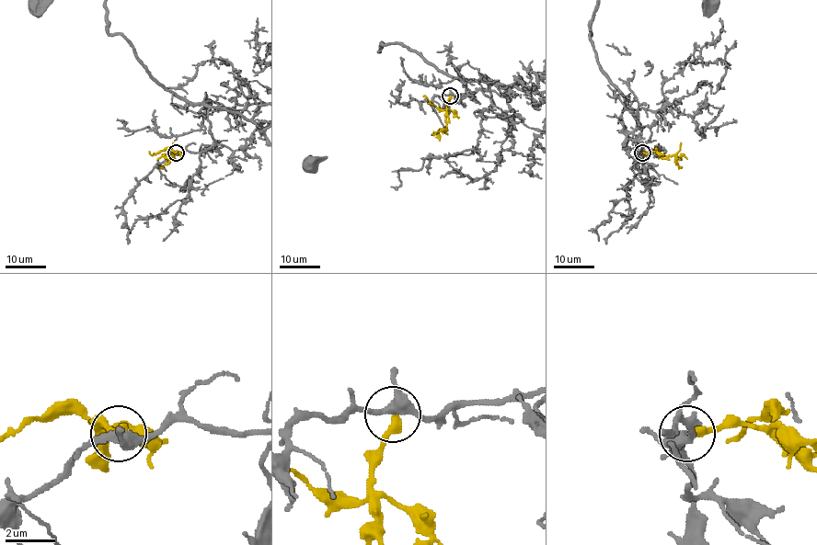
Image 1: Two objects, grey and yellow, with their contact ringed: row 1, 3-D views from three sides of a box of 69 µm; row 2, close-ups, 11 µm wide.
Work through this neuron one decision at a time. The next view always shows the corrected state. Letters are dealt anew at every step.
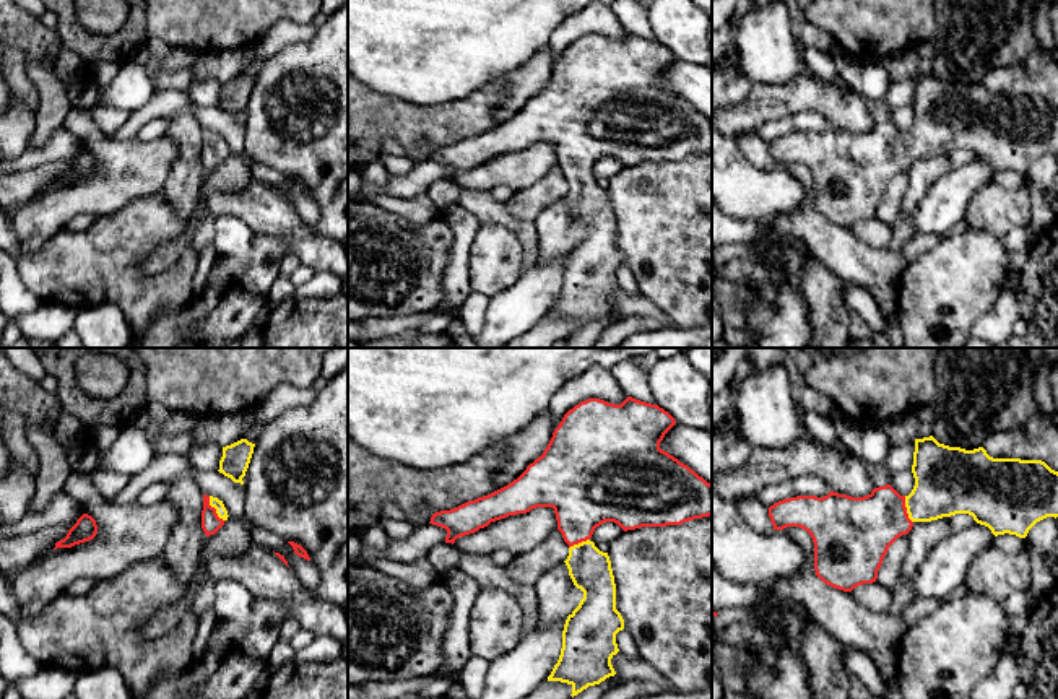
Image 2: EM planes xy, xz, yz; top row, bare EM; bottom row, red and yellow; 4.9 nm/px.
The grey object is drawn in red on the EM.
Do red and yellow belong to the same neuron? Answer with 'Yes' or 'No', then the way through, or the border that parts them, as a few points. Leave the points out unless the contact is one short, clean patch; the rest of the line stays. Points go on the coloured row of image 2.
Yes. Path across: xy (210, 522), (215, 509), (215, 503)

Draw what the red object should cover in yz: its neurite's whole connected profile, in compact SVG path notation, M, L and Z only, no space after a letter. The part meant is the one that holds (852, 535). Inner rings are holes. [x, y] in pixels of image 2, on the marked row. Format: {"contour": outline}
{"contour": "M930 436L915 439L912 473L915 486L908 496L900 496L891 484L874 488L863 497L834 491L824 497L796 496L770 506L769 517L774 530L806 530L814 543L816 575L843 592L876 582L889 546L907 535L915 522L969 514L995 536L1009 533L1025 538L1037 522L1058 517L1058 471L1042 460L993 458L983 447L949 447Z"}

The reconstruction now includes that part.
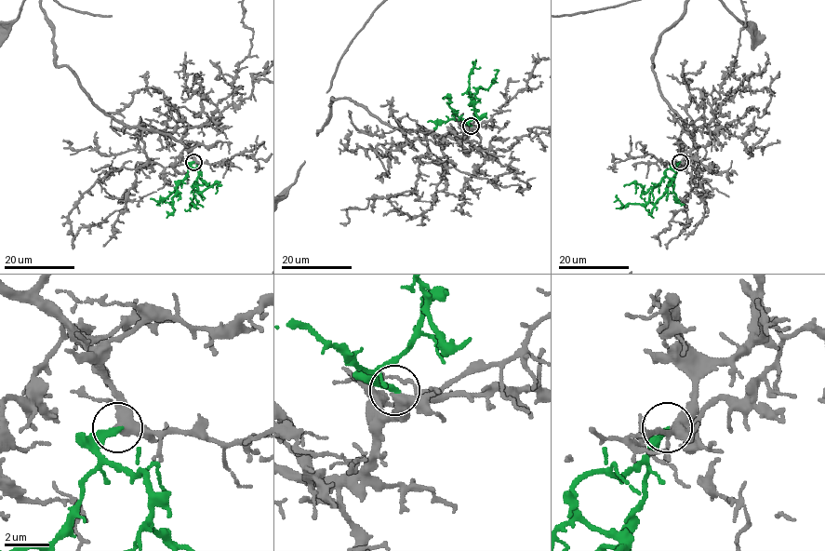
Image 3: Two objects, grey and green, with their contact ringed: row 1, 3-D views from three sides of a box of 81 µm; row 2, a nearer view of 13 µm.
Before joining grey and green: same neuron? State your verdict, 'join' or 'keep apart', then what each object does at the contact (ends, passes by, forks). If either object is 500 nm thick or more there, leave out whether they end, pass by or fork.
join; grey passes by; green ends there

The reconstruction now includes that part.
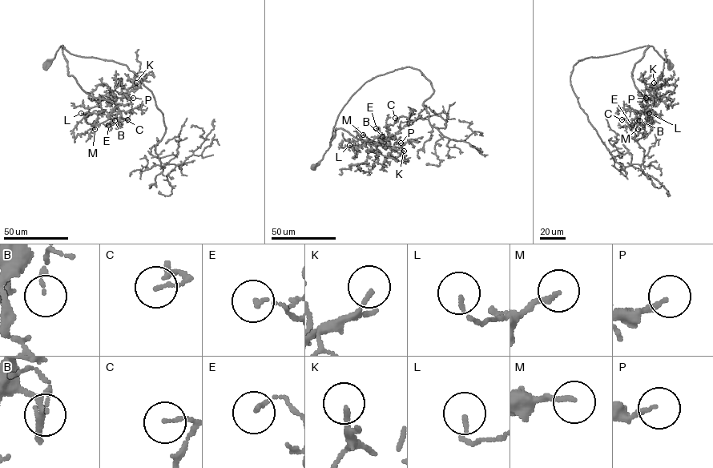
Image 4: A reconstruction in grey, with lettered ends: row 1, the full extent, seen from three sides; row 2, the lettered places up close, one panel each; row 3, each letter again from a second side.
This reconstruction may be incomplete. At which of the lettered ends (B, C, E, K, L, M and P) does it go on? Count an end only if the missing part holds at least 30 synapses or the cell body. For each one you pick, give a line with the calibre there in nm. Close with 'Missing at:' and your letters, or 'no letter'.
K: calibre 120 nm
M: calibre 160 nm
P: calibre 150 nm
Missing at: K, M, P

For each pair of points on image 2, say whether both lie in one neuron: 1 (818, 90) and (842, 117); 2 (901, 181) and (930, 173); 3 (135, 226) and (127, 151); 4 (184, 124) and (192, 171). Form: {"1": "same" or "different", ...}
{"1": "same", "2": "different", "3": "different", "4": "same"}

